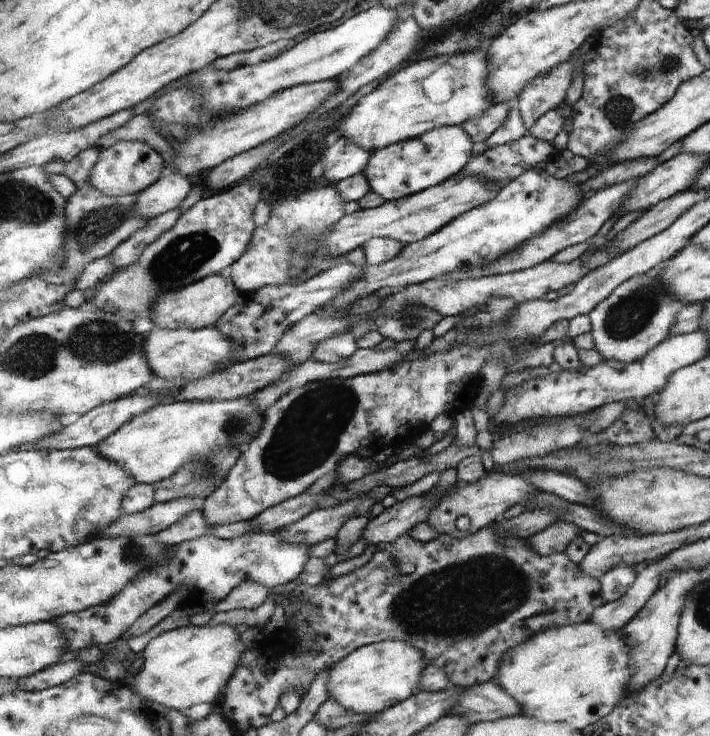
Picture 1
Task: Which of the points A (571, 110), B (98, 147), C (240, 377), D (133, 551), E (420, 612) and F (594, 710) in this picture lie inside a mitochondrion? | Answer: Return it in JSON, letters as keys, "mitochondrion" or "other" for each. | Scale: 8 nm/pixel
{"A":"other","B":"other","C":"other","D":"mitochondrion","E":"mitochondrion","F":"other"}

